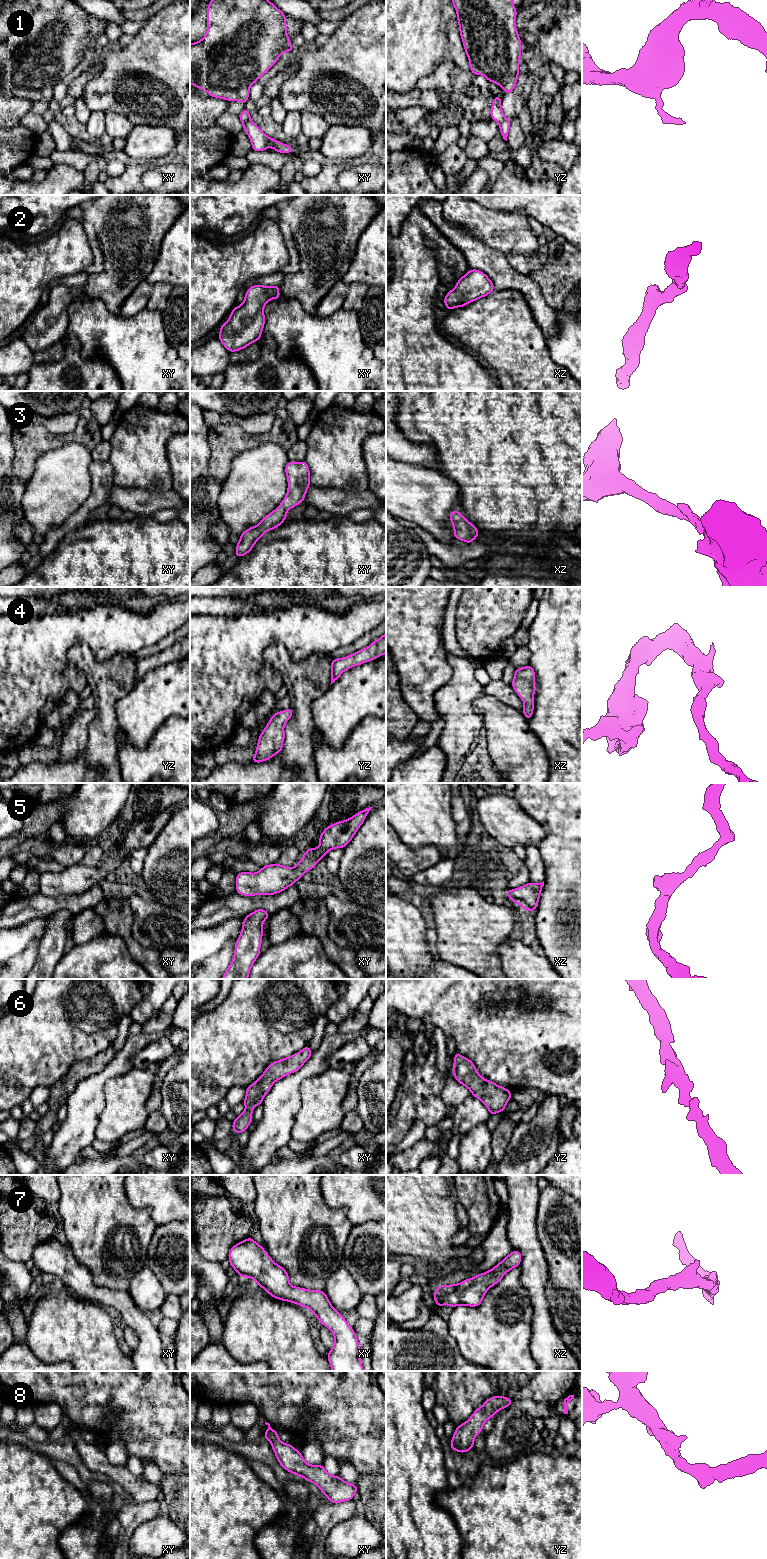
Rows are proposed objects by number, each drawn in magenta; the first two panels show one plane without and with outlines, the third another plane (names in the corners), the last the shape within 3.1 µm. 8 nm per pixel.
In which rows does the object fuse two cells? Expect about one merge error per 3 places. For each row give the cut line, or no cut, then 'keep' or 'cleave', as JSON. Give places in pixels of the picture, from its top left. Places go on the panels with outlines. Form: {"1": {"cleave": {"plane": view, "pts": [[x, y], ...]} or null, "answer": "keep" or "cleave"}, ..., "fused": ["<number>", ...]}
{"1": {"cleave": {"plane": "xy", "pts": [[250, 119], [243, 124]]}, "answer": "cleave"}, "2": {"cleave": null, "answer": "keep"}, "3": {"cleave": null, "answer": "keep"}, "4": {"cleave": null, "answer": "keep"}, "5": {"cleave": null, "answer": "keep"}, "6": {"cleave": null, "answer": "keep"}, "7": {"cleave": null, "answer": "keep"}, "8": {"cleave": null, "answer": "keep"}, "fused": ["1"]}

